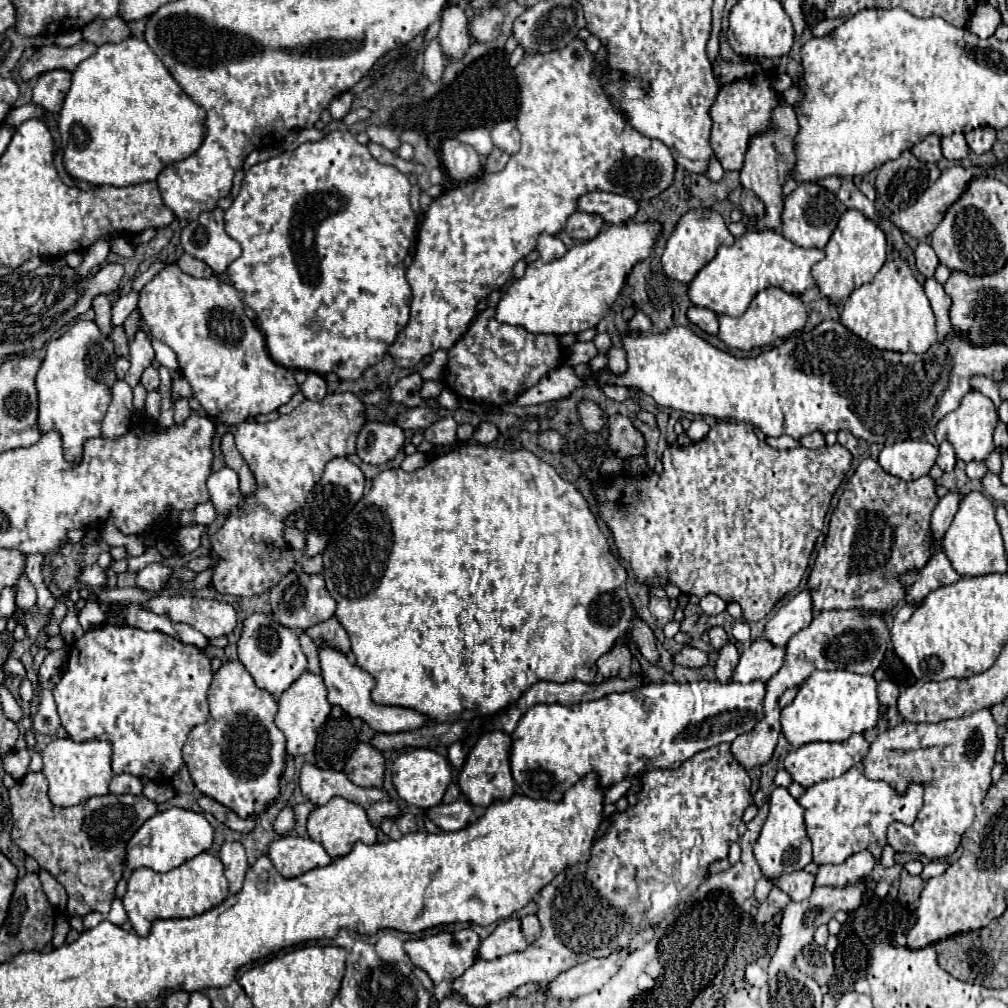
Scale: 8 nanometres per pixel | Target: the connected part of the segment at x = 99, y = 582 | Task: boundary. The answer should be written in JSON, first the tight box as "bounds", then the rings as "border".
{"bounds":[81,564,109,588],"border":[[[93,564],[91,568],[87,566],[87,568],[81,572],[81,582],[89,584],[89,586],[95,586],[95,588],[105,586],[105,584],[107,584],[107,580],[109,580],[107,570],[103,570],[99,564]]]}

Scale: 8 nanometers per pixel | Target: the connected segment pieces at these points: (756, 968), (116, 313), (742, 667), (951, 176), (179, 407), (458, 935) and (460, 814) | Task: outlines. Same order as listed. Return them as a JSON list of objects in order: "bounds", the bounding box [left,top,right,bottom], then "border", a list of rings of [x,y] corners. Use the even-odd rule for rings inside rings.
[{"bounds":[745,963,767,987],"border":[[[751,963],[746,967],[745,978],[751,985],[761,987],[767,984],[767,974],[757,963]]]},{"bounds":[111,292,137,326],"border":[[[129,292],[125,296],[121,296],[115,304],[113,304],[113,320],[111,324],[113,326],[123,326],[125,318],[137,308],[137,294],[135,292]]]},{"bounds":[733,638,785,682],"border":[[[757,638],[743,654],[733,672],[733,682],[769,680],[785,662],[785,646],[775,646],[765,638]]]},{"bounds":[893,166,983,240],"border":[[[953,166],[953,168],[945,170],[945,172],[939,176],[939,180],[933,182],[933,184],[925,190],[925,194],[923,194],[913,206],[909,206],[909,208],[899,210],[899,212],[893,214],[893,224],[895,224],[901,232],[905,232],[905,234],[909,234],[909,236],[913,236],[913,238],[917,238],[917,240],[929,236],[929,234],[933,232],[933,228],[937,228],[937,224],[941,222],[941,216],[947,212],[949,204],[953,204],[953,200],[957,200],[957,196],[961,196],[961,192],[965,190],[965,184],[967,184],[973,176],[979,176],[981,172],[983,172],[981,168],[969,168],[969,170],[967,170],[967,168],[963,168],[963,166]]]},{"bounds":[175,400,191,426],"border":[[[175,400],[175,424],[181,426],[191,416],[191,408],[187,400]]]},{"bounds":[405,928,479,984],"border":[[[463,928],[459,932],[441,932],[429,938],[421,938],[421,940],[409,940],[405,942],[405,952],[411,958],[413,966],[425,970],[429,974],[429,978],[439,984],[441,980],[455,980],[459,978],[477,958],[477,948],[479,948],[479,936],[471,930],[471,928]]]},{"bounds":[429,798,477,832],"border":[[[459,798],[451,804],[439,804],[435,808],[429,808],[429,818],[443,830],[443,832],[457,832],[461,828],[465,828],[465,824],[471,824],[473,820],[477,820],[475,808]]]}]

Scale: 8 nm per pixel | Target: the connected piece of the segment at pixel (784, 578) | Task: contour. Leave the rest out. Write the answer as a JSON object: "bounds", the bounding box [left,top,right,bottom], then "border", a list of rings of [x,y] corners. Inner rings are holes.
{"bounds":[597,422,853,620],"border":[[[717,422],[711,426],[709,434],[701,442],[691,442],[691,444],[679,446],[679,448],[669,446],[665,450],[665,466],[663,466],[661,476],[653,474],[651,478],[647,478],[647,476],[635,478],[635,476],[621,474],[621,476],[605,482],[605,486],[597,486],[597,506],[599,506],[599,514],[601,514],[603,522],[613,532],[613,540],[619,550],[619,556],[625,562],[629,562],[631,570],[635,572],[635,578],[641,584],[665,586],[667,582],[673,582],[679,586],[679,590],[683,594],[687,594],[687,596],[695,594],[699,598],[707,596],[707,594],[717,594],[725,602],[741,604],[745,620],[761,620],[773,610],[773,606],[783,596],[787,596],[789,592],[793,592],[799,586],[799,582],[809,566],[809,558],[815,548],[815,540],[823,530],[825,514],[829,510],[831,498],[833,498],[835,490],[839,488],[839,484],[843,482],[843,478],[847,476],[851,462],[853,462],[851,452],[839,442],[835,442],[833,446],[823,446],[823,448],[815,448],[815,450],[807,450],[803,446],[799,446],[795,450],[775,450],[757,438],[757,434],[753,432],[753,426],[749,422]]]}

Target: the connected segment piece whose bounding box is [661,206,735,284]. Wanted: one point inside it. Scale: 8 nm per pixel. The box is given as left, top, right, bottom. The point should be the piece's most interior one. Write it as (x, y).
(700, 231)

